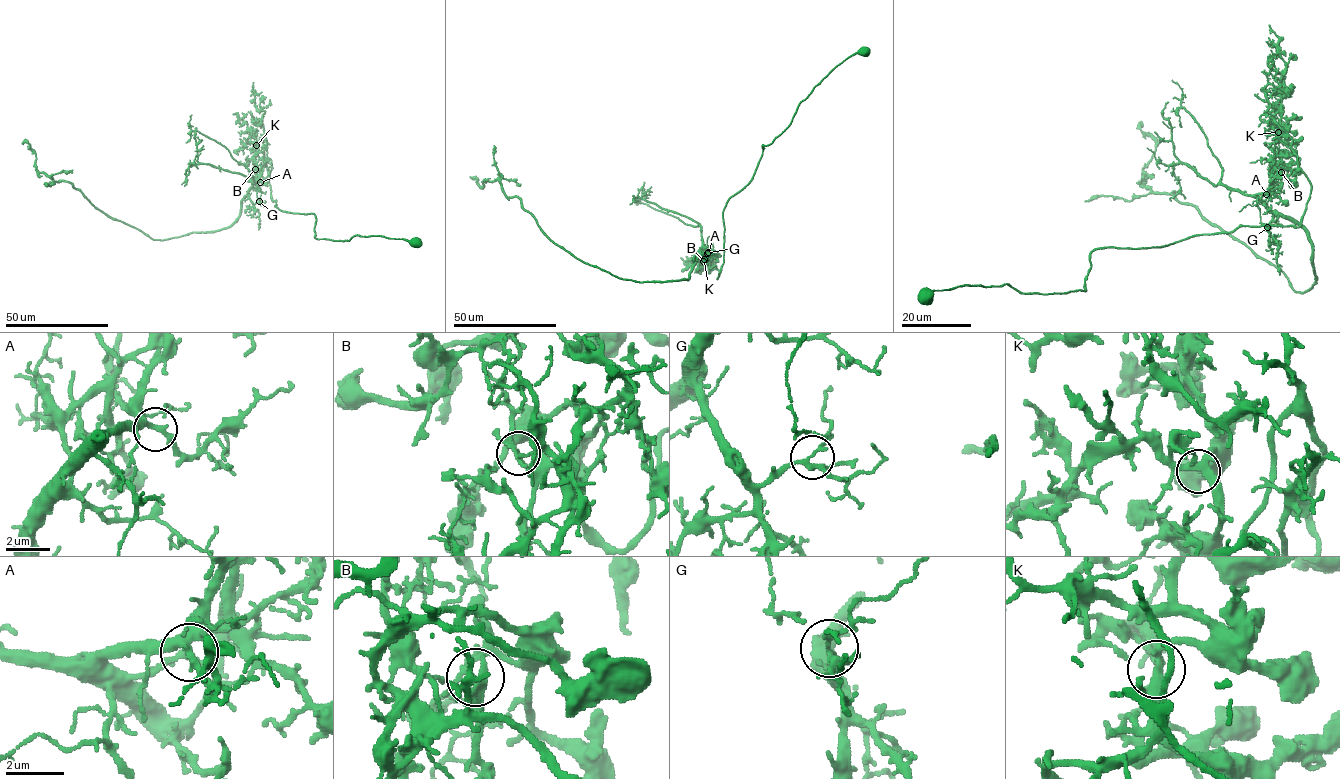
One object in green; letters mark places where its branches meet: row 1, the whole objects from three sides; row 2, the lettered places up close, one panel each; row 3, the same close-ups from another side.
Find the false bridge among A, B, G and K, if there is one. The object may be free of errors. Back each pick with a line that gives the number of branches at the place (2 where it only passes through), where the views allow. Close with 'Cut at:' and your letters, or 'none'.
B: branches 4
Cut at: B

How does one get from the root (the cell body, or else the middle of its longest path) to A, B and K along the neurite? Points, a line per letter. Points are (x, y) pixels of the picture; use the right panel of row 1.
A: (927, 296), (965, 285), (1085, 290), (1096, 249), (1301, 225), (1311, 187), (1301, 170), (1266, 194)
B: (927, 296), (965, 285), (1085, 290), (1096, 249), (1299, 226), (1311, 183), (1294, 168), (1290, 187), (1280, 172)
K: (927, 296), (965, 285), (1085, 290), (1096, 249), (1299, 226), (1311, 183), (1292, 139), (1260, 117), (1278, 132)

